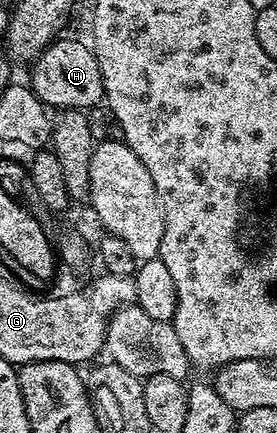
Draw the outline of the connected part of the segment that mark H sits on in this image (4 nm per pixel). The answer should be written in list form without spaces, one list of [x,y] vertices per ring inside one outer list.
[[[58,38],[45,48],[44,55],[32,64],[33,83],[31,90],[42,101],[53,98],[58,109],[87,109],[104,100],[103,77],[99,73],[99,61],[88,42],[80,43],[77,39]]]

